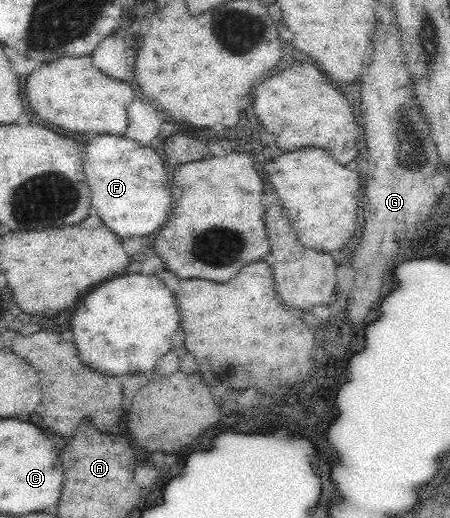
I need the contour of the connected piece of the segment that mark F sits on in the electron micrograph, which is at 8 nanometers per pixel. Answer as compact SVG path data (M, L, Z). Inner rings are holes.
M100 134L96 140L90 140L84 148L84 172L92 192L90 206L102 218L102 222L112 228L118 236L144 236L158 230L166 220L168 206L172 208L172 190L168 190L168 182L164 178L162 158L152 148L140 146L138 141L120 138L120 135Z

